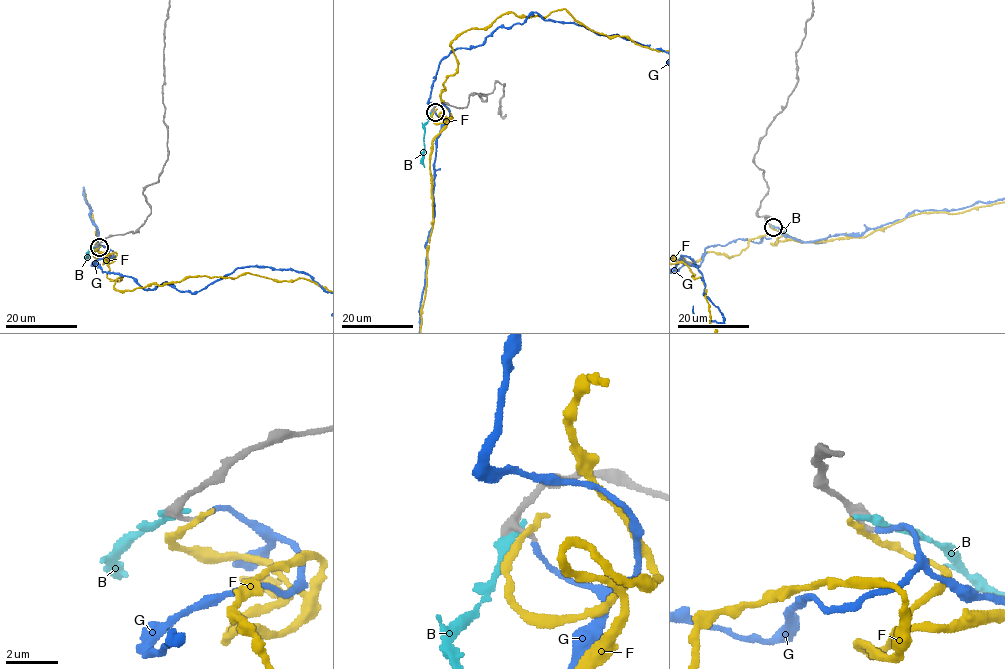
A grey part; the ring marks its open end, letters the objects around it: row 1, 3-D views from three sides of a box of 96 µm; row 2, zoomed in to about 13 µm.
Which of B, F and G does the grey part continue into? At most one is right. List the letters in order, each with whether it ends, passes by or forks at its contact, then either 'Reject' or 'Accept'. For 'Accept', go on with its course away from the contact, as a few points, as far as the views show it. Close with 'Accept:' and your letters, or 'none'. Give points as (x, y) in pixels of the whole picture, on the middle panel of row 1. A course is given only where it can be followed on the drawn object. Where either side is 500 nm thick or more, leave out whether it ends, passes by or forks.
B: It ends there. Reject
F: It ends there. Reject
G: It ends there. Accept
Accept: G

